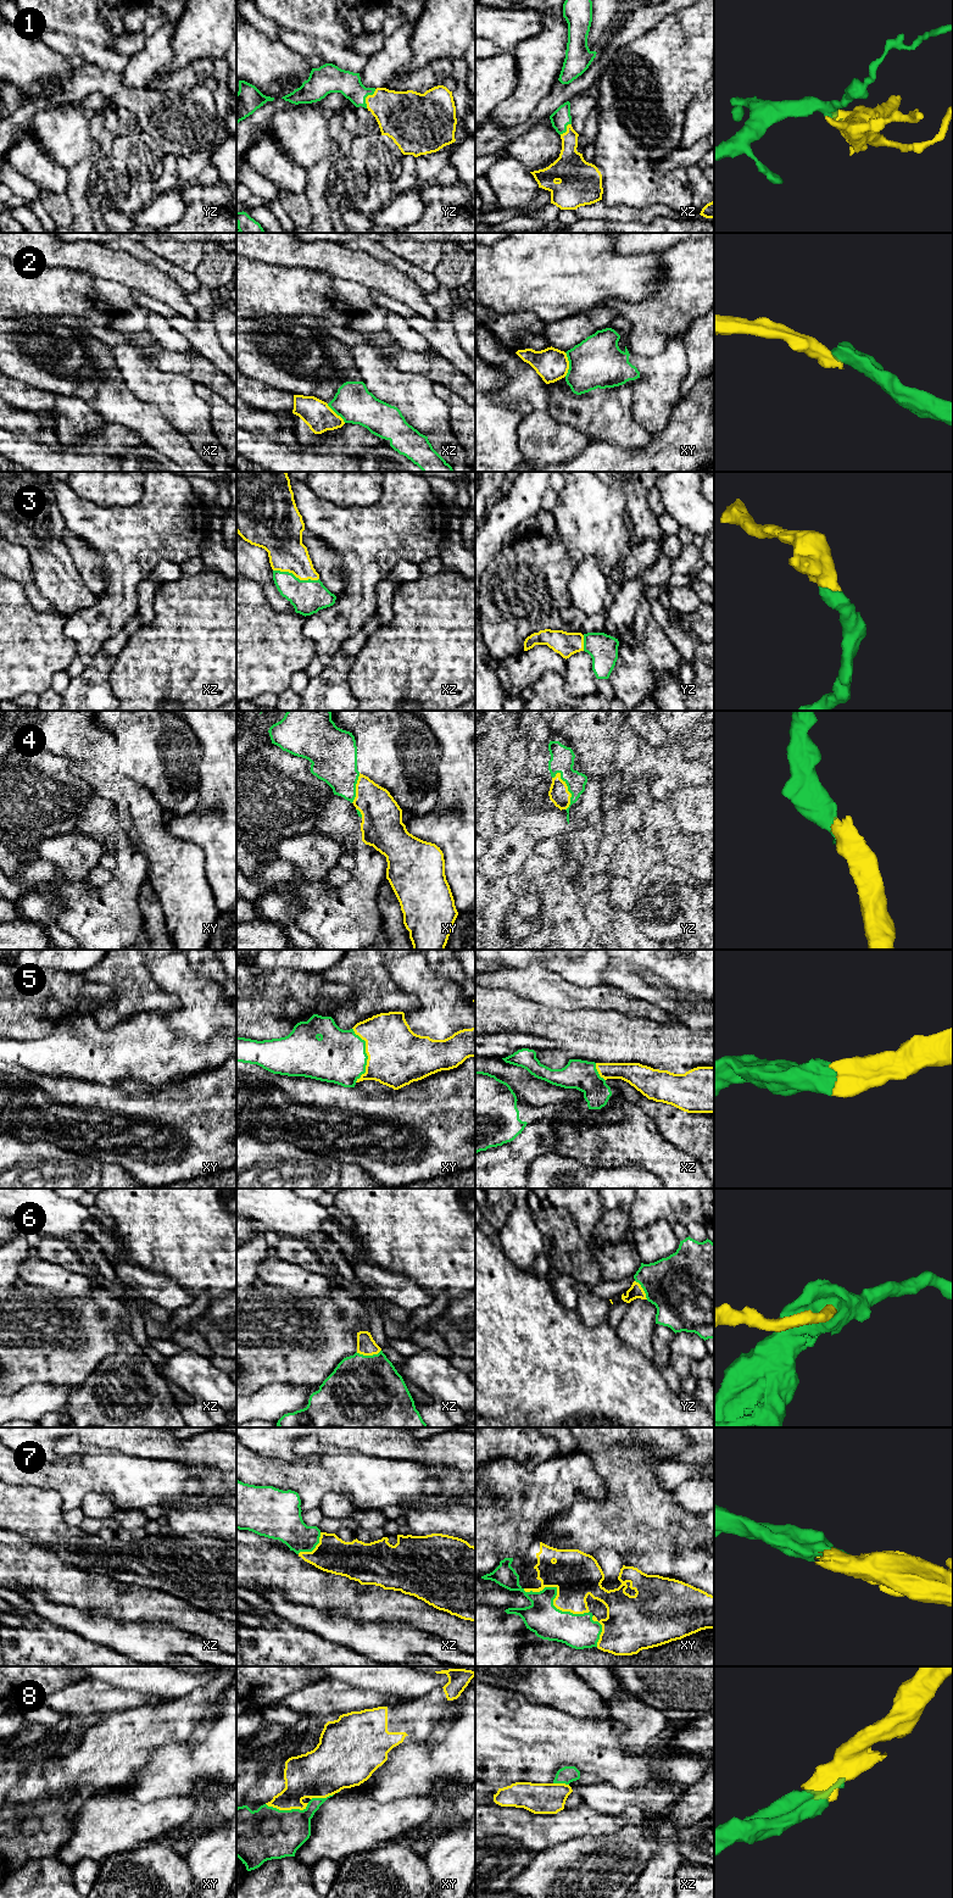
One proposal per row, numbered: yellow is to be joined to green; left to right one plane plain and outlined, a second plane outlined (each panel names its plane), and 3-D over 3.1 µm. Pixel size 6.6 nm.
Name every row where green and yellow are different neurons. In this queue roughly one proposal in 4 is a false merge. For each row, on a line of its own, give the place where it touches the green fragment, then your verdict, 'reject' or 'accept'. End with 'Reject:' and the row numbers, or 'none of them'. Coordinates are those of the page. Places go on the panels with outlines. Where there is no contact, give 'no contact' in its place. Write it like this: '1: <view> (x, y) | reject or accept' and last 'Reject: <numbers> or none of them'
1: yz (366, 96) | accept
2: xy (569, 365) | reject
3: xz (295, 577) | accept
4: yz (568, 790) | accept
5: xy (366, 1055) | accept
6: xz (368, 1356) | accept
7: xy (555, 1597) | accept
8: xy (288, 1810) | accept
Reject: 2

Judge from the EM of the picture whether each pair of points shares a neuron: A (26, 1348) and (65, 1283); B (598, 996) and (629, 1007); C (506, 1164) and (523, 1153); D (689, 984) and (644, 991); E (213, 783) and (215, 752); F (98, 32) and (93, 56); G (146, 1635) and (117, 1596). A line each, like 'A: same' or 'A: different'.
A: different
B: same
C: same
D: same
E: same
F: different
G: different

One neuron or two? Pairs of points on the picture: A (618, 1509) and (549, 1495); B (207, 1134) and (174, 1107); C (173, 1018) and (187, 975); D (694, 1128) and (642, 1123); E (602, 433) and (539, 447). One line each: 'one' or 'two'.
A: two
B: one
C: one
D: two
E: two

